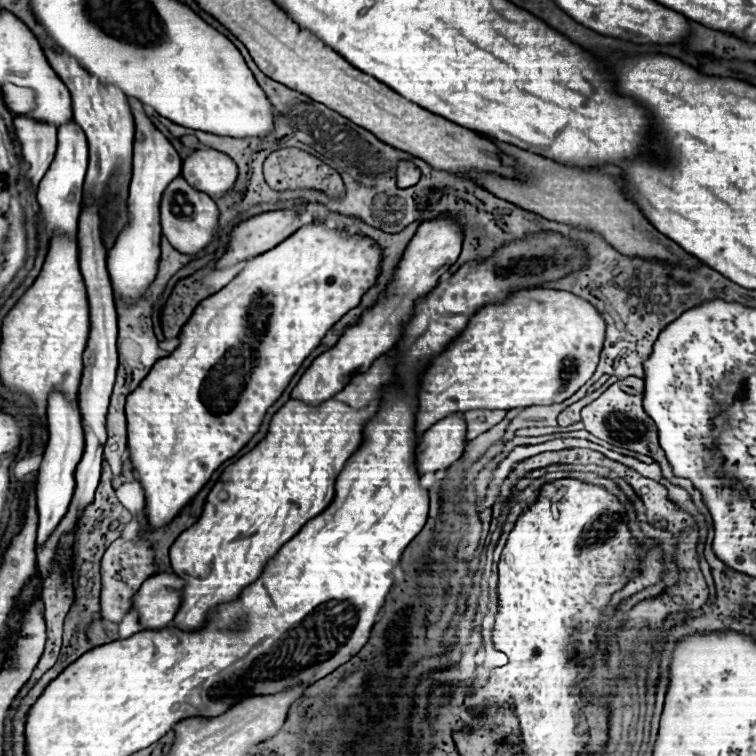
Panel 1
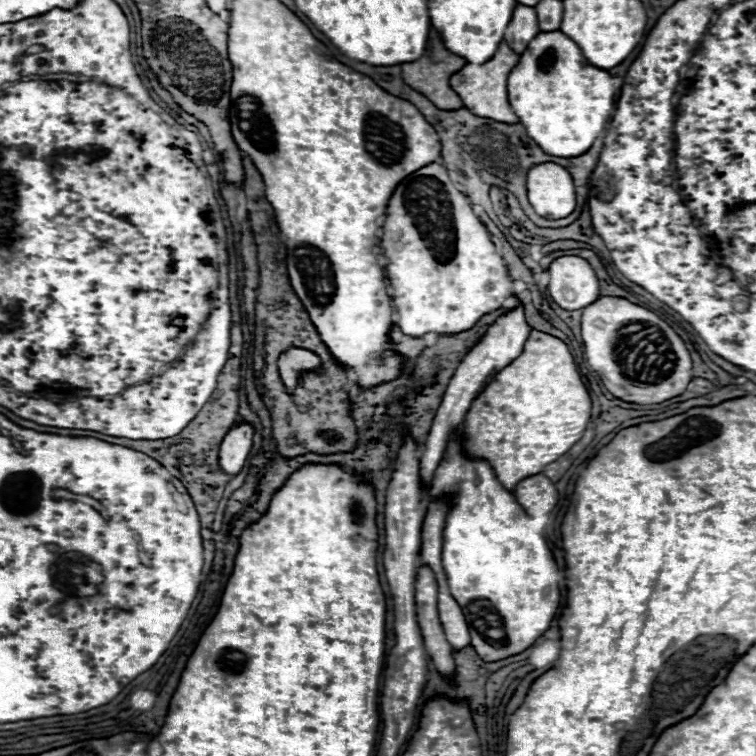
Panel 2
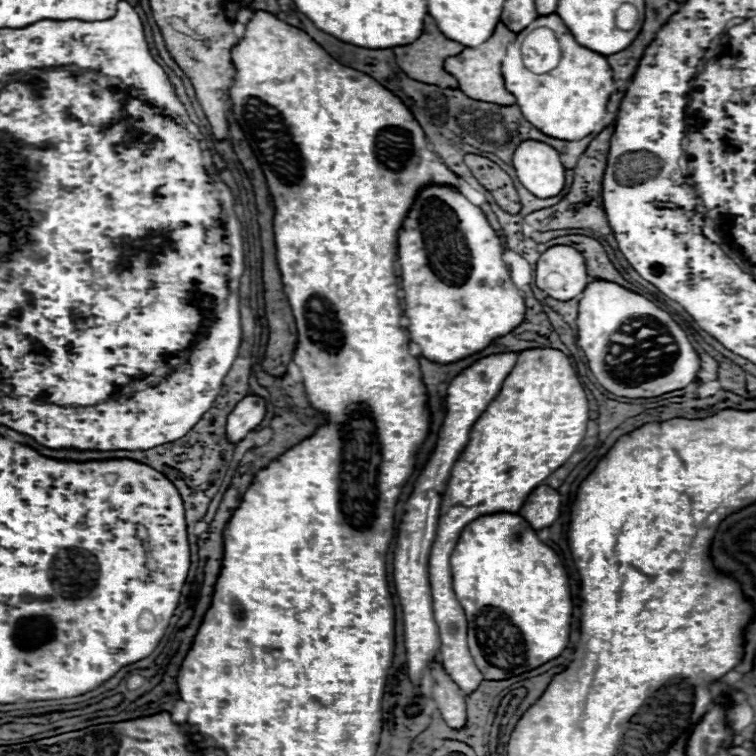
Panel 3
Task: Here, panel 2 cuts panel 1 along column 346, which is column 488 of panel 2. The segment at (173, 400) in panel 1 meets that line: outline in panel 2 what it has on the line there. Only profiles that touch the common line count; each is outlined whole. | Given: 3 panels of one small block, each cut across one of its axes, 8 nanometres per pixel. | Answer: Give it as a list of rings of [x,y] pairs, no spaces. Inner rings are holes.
[[[436,162],[422,166],[394,188],[386,206],[380,246],[388,260],[386,274],[392,286],[392,302],[398,310],[396,324],[408,336],[424,336],[426,332],[458,334],[460,330],[472,328],[484,314],[502,308],[504,300],[514,296],[512,280],[490,234],[474,216],[466,196],[452,184],[448,170]]]

